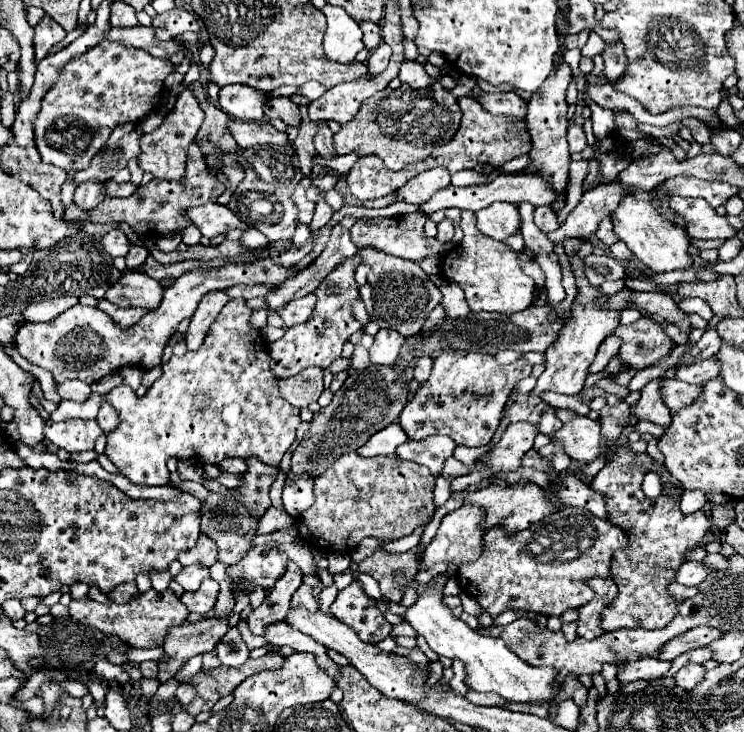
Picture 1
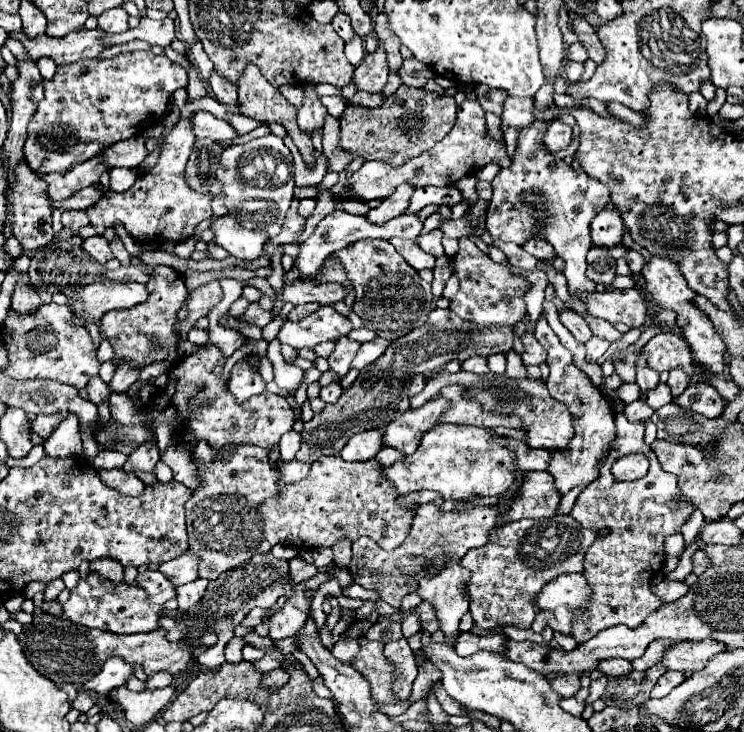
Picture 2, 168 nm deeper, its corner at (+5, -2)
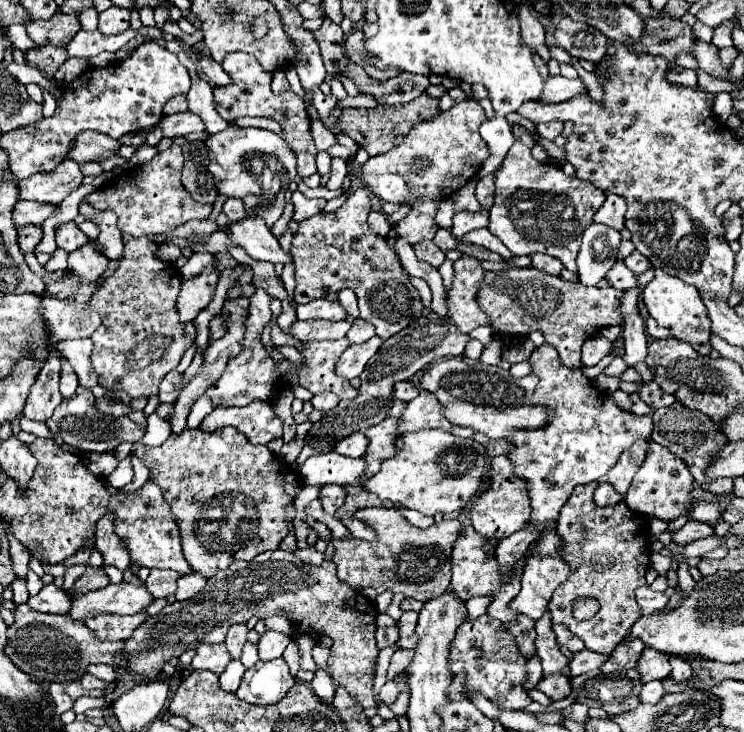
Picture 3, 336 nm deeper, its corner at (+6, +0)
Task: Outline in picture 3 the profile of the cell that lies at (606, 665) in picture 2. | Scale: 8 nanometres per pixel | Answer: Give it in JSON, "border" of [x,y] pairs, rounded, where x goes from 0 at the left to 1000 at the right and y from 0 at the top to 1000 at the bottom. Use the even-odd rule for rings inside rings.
{"border":[[[784,887],[784,889],[773,892],[773,898],[767,903],[767,925],[784,922],[797,914],[808,914],[816,906],[816,900],[819,900],[819,895],[808,895],[808,892],[797,892],[792,887]]]}

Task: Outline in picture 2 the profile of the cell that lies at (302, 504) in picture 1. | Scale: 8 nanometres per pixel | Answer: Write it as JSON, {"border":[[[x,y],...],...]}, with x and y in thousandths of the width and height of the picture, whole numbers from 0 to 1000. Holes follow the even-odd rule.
{"border":[[[395,586],[387,589],[379,600],[376,600],[376,622],[379,622],[379,630],[392,630],[398,616],[403,611],[403,592],[398,592]]]}

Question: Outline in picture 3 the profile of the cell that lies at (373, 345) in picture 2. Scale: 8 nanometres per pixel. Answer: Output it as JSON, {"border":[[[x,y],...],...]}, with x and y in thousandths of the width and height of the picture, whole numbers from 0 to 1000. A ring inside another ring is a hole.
{"border":[[[501,460],[485,471],[472,471],[461,485],[458,493],[453,496],[453,510],[464,518],[474,518],[483,515],[488,501],[493,499],[493,493],[501,488],[501,482],[507,482],[507,477],[512,474],[512,460]]]}

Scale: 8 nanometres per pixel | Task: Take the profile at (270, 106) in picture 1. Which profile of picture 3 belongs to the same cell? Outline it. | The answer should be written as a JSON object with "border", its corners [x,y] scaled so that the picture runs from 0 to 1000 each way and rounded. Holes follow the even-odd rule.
{"border":[[[308,72],[300,83],[300,94],[310,102],[313,116],[308,119],[289,119],[289,149],[302,165],[316,165],[321,160],[364,160],[378,168],[380,173],[380,190],[391,198],[391,204],[399,212],[399,236],[405,242],[415,242],[426,236],[423,228],[423,212],[426,201],[415,179],[415,154],[410,152],[407,133],[397,130],[394,124],[383,124],[378,130],[364,127],[364,102],[353,97],[351,86],[335,75],[335,72]]]}

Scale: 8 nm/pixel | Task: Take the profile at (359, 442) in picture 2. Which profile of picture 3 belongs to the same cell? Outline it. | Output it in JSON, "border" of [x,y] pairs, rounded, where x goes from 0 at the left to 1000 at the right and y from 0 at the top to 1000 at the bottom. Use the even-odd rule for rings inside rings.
{"border":[[[474,592],[474,594],[464,597],[464,600],[458,600],[453,605],[450,616],[458,619],[458,622],[464,622],[464,624],[480,627],[480,624],[488,624],[491,622],[491,613],[493,611],[496,611],[496,600],[488,592]]]}

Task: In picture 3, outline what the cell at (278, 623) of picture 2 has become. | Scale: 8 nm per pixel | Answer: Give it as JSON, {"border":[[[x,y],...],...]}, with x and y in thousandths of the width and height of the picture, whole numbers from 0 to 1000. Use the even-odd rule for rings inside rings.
{"border":[[[356,862],[351,867],[351,876],[345,878],[348,884],[348,898],[353,903],[364,903],[364,900],[372,900],[380,895],[383,884],[388,881],[391,870],[383,867],[383,865],[375,865],[375,862]]]}

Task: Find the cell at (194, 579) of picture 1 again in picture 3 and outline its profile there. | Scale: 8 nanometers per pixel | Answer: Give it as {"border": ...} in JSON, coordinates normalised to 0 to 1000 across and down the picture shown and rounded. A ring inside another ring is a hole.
{"border":[[[147,796],[141,805],[120,807],[103,818],[98,818],[93,840],[98,846],[117,846],[133,837],[163,837],[179,840],[192,835],[206,824],[206,813],[200,810],[198,799],[179,799],[179,796]]]}

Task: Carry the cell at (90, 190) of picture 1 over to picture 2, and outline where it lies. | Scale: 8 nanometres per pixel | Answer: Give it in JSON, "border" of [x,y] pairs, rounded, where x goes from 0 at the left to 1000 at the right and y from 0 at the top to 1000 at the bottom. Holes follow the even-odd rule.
{"border":[[[91,288],[89,294],[83,294],[83,307],[86,307],[86,313],[94,313],[99,324],[105,324],[108,321],[108,310],[118,307],[116,288]]]}

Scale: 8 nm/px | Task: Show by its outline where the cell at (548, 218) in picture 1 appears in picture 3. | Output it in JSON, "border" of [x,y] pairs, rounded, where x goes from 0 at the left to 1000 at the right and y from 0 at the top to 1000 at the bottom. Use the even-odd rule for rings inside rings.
{"border":[[[716,346],[714,357],[716,357],[719,367],[741,373],[741,376],[751,376],[751,370],[757,367],[757,362],[746,351],[738,351],[738,348],[730,348],[730,346]]]}

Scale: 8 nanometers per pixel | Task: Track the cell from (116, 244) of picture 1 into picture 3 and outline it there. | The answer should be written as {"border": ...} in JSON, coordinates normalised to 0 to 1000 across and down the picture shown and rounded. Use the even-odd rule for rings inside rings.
{"border":[[[125,327],[109,335],[109,340],[93,346],[93,367],[117,384],[133,381],[141,373],[144,359],[147,354],[138,346],[130,346],[130,335],[125,335]]]}

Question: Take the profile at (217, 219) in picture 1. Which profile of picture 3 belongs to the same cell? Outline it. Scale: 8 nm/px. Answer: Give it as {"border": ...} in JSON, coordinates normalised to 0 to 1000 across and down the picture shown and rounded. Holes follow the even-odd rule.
{"border":[[[332,296],[329,302],[308,305],[305,324],[316,337],[329,340],[329,346],[341,355],[380,362],[394,359],[391,348],[379,342],[375,329],[364,321],[362,310],[356,307],[356,302],[345,296]]]}

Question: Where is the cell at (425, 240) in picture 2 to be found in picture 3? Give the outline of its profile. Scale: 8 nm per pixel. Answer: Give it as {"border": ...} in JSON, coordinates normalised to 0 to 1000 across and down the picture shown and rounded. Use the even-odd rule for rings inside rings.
{"border":[[[577,327],[577,329],[566,329],[566,335],[558,335],[558,348],[566,354],[566,357],[574,357],[579,359],[582,365],[590,365],[595,357],[598,357],[598,346]]]}

